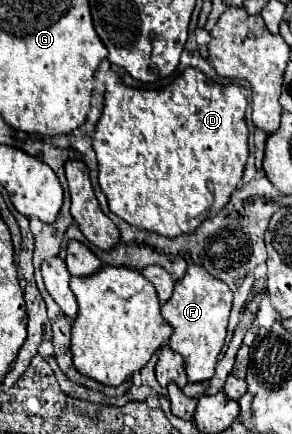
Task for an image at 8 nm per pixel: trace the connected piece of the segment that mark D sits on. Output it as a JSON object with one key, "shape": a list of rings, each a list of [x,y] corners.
{"shape":[[[187,67],[171,85],[163,87],[163,89],[135,89],[135,87],[127,87],[123,83],[111,87],[105,93],[105,107],[103,107],[103,115],[107,115],[107,119],[101,115],[97,127],[95,127],[95,135],[93,135],[93,149],[97,153],[97,161],[99,161],[99,185],[103,189],[103,193],[107,195],[109,207],[115,215],[119,215],[121,219],[125,219],[129,225],[135,225],[139,229],[147,229],[165,237],[177,237],[183,233],[193,233],[207,217],[215,217],[227,203],[231,193],[237,189],[237,183],[243,177],[243,169],[249,157],[249,129],[245,123],[245,109],[247,109],[247,97],[245,97],[245,87],[235,85],[235,83],[215,83],[211,79],[207,79],[207,75],[195,67]]]}

